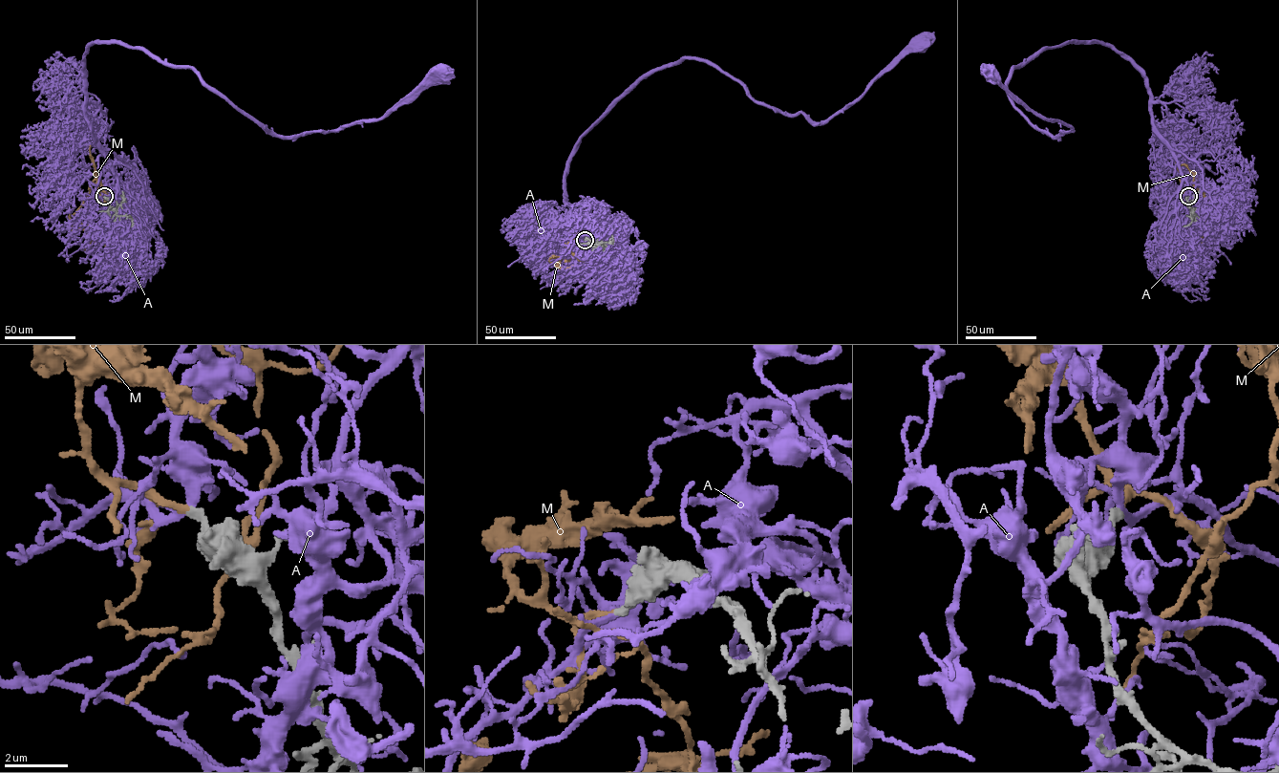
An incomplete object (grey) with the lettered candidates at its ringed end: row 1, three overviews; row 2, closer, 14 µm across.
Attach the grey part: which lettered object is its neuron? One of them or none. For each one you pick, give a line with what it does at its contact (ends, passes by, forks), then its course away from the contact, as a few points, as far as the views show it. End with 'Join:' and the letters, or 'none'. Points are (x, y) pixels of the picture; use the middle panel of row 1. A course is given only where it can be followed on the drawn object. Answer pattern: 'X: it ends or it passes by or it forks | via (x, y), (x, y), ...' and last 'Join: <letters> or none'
M: it ends | via (585, 240), (582, 244), (587, 246), (577, 246), (551, 263), (550, 258), (570, 253), (567, 246), (572, 233)
Join: M

